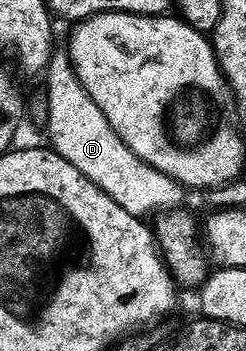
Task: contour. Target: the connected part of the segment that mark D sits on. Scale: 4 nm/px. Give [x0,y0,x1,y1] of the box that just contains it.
[45,46,187,218]

